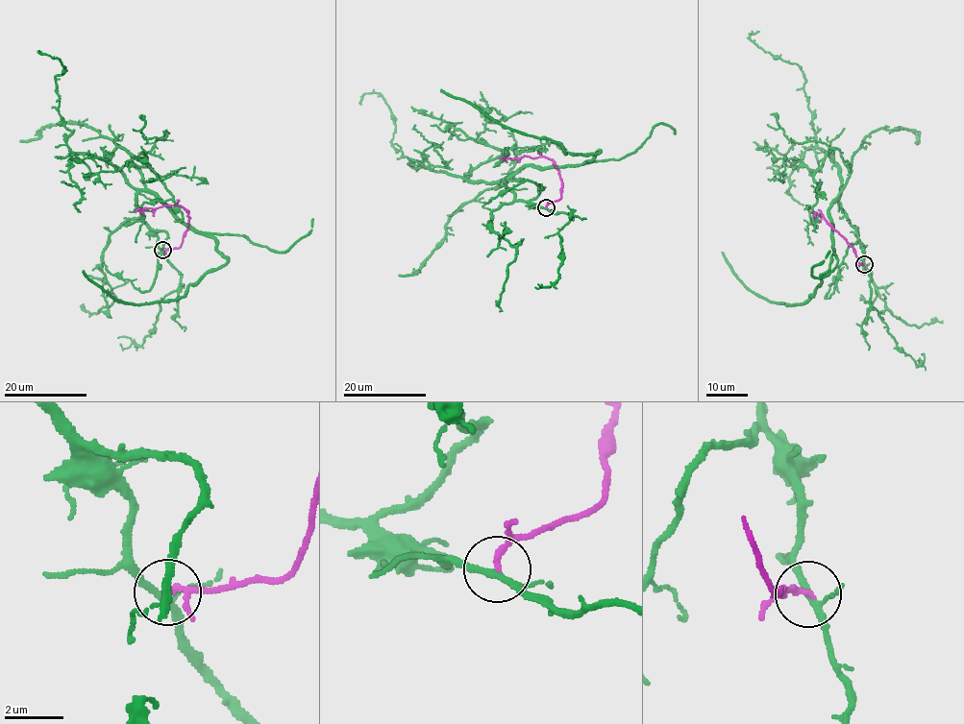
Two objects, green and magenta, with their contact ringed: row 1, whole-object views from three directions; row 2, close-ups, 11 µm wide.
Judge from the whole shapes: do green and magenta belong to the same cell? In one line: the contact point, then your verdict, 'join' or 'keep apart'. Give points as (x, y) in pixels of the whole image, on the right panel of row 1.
at (864, 264); keep apart

